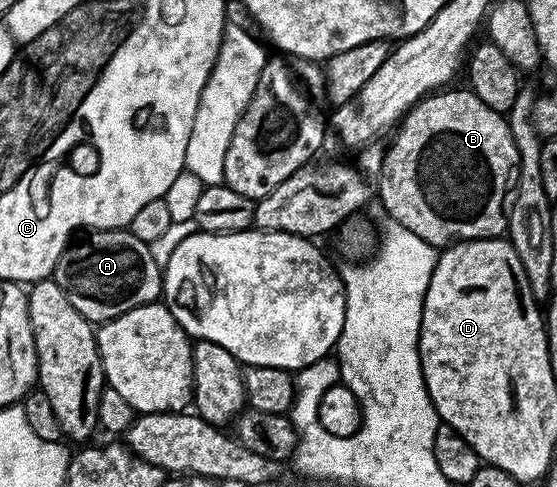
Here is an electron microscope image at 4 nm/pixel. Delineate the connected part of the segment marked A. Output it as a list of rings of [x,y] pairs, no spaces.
[[[88,232],[79,236],[64,266],[60,266],[52,277],[66,292],[68,302],[84,314],[91,322],[105,322],[133,308],[153,304],[162,296],[162,271],[152,260],[147,245],[137,235],[121,232]]]

